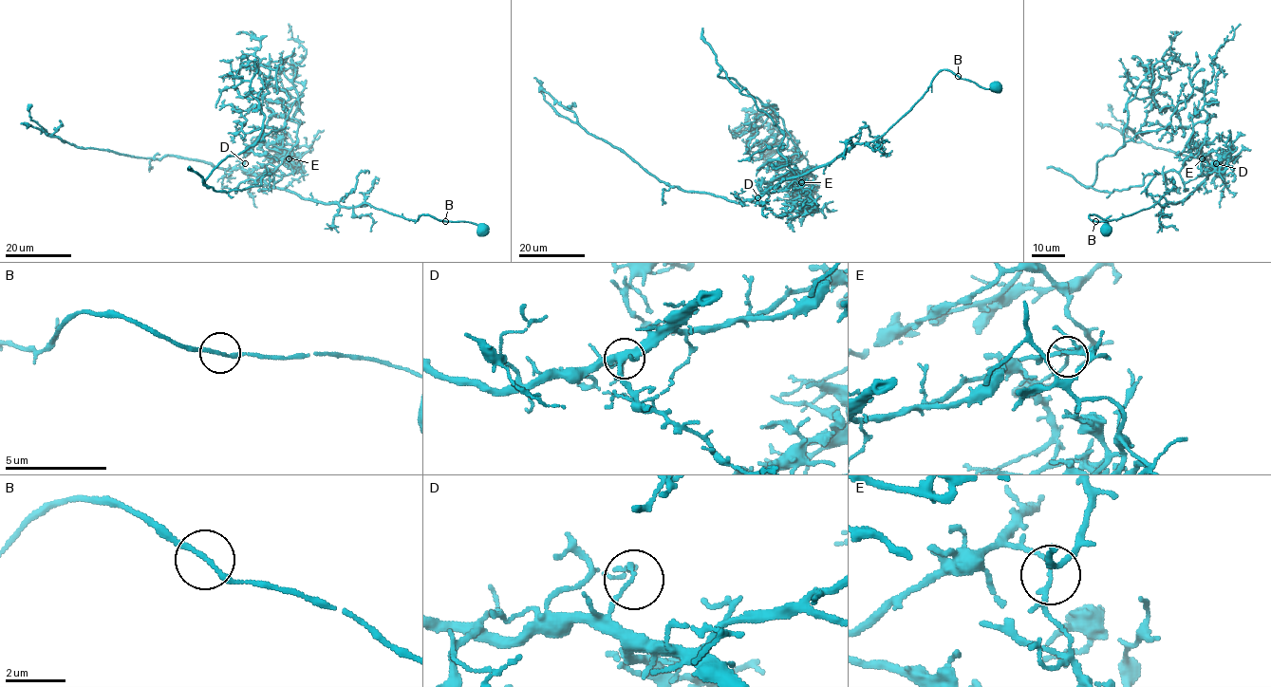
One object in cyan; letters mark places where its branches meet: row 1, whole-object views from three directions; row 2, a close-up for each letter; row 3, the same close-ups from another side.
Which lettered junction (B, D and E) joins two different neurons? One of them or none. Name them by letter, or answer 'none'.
E

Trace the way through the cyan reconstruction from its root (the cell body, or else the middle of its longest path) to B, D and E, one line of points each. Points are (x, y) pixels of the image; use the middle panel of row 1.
B: (996, 87), (981, 87), (958, 76)
D: (996, 87), (981, 87), (941, 70), (924, 95), (880, 137), (853, 143), (825, 164), (782, 178), (757, 197)
E: (996, 87), (941, 70), (880, 137), (853, 143), (766, 193), (801, 182)

